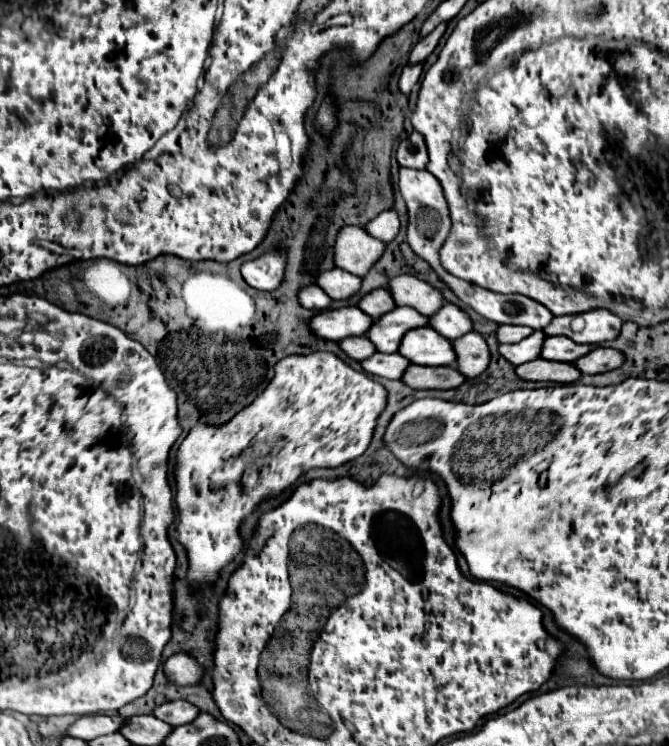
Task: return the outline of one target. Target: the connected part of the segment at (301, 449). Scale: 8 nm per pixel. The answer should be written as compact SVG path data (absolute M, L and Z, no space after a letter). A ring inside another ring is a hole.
M314 351L308 355L292 355L280 359L276 363L272 381L258 393L256 401L252 401L252 405L246 405L242 411L238 411L228 423L192 427L192 431L186 435L186 439L182 441L176 453L176 467L174 467L176 505L178 505L176 533L178 533L178 541L184 545L188 555L186 581L192 589L196 589L202 605L208 601L214 581L218 581L220 569L226 567L232 561L232 557L242 551L240 523L256 511L260 501L278 497L286 487L294 485L296 479L306 471L310 471L312 467L314 469L340 467L360 457L372 441L378 417L386 409L386 399L388 399L386 389L378 381L370 379L366 373L354 371L346 361L342 361L338 355L330 351ZM280 435L286 437L286 445L270 461L268 469L256 473L254 465L256 457L266 455L272 441ZM252 439L258 439L258 445L241 457ZM238 455L240 455L240 463L237 466L235 461Z

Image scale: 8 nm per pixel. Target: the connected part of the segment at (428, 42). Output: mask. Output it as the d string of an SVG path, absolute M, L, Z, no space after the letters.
M440 23L430 35L426 35L424 39L420 39L418 41L418 45L412 49L412 53L410 53L410 63L418 63L418 61L424 61L434 49L436 49L436 45L438 45L438 41L440 41L440 37L444 35L444 31L446 31L446 25L448 23Z

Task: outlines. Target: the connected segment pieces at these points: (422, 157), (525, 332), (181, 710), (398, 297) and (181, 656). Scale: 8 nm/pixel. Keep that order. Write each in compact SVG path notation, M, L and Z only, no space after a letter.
M414 131L406 141L402 141L398 145L396 159L398 159L400 167L424 169L428 165L428 147L424 145L424 137Z
M500 325L498 329L498 341L500 343L518 343L524 337L528 337L534 329L528 329L524 325Z
M168 701L164 705L160 705L154 715L174 727L178 725L186 725L186 723L192 723L196 717L198 717L200 709L196 709L196 705L188 703L188 701Z
M398 275L388 283L388 289L396 301L396 305L410 305L426 317L438 313L444 305L444 295L440 289L422 281L414 275Z
M174 653L166 663L162 665L162 671L168 681L180 685L180 687L194 687L204 677L204 665L192 657L190 653Z

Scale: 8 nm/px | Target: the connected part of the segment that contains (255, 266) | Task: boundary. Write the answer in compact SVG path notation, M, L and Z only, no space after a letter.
M272 249L262 253L254 261L246 261L242 265L242 277L250 287L258 291L274 291L284 279L284 269L286 269L286 251Z

